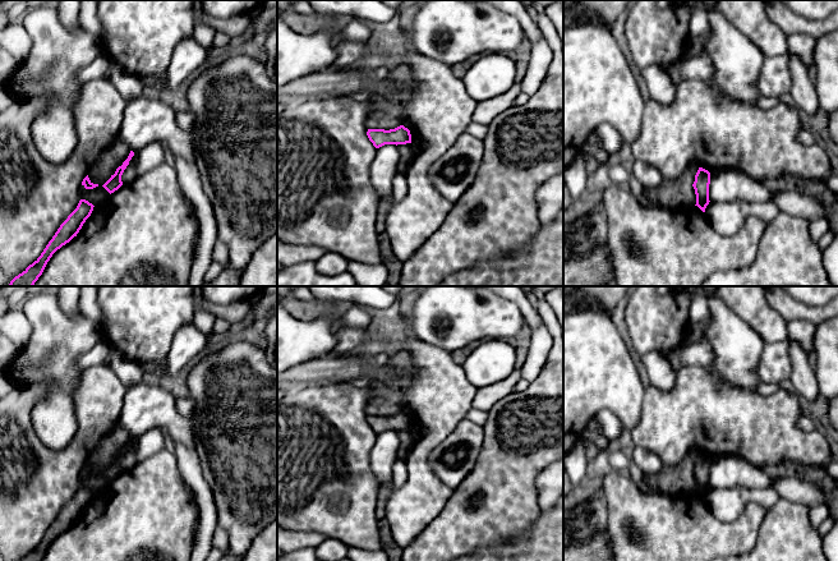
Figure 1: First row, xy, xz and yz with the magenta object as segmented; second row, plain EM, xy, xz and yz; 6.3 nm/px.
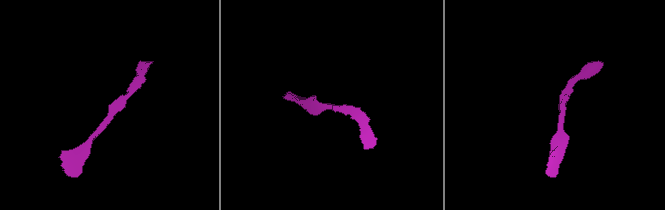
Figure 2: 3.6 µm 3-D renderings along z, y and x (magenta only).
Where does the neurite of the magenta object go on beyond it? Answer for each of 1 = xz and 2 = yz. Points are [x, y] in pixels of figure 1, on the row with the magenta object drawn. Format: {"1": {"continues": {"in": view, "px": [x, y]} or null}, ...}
{"1": {"continues": null}, "2": {"continues": null}}

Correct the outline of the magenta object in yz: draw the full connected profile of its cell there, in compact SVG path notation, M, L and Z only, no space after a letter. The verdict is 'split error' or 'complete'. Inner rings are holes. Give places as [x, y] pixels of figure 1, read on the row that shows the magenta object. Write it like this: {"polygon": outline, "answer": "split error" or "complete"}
{"polygon": "M699 167L695 181L692 184L696 194L696 204L703 212L705 212L706 206L709 204L709 184L710 184L710 173L703 167Z", "answer": "complete"}

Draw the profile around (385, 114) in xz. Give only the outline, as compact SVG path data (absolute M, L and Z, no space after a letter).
M372 97L372 110L365 121L367 129L395 129L402 125L404 105L400 101L388 101L386 97Z

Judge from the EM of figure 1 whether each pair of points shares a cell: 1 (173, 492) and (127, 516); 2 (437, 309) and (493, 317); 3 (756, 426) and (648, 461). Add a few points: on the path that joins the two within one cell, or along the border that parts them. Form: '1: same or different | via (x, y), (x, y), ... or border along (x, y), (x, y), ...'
1: same | via (161, 504), (148, 516), (138, 516)
2: same | via (451, 315), (479, 315)
3: different | border along (635, 446), (652, 450), (664, 467)

